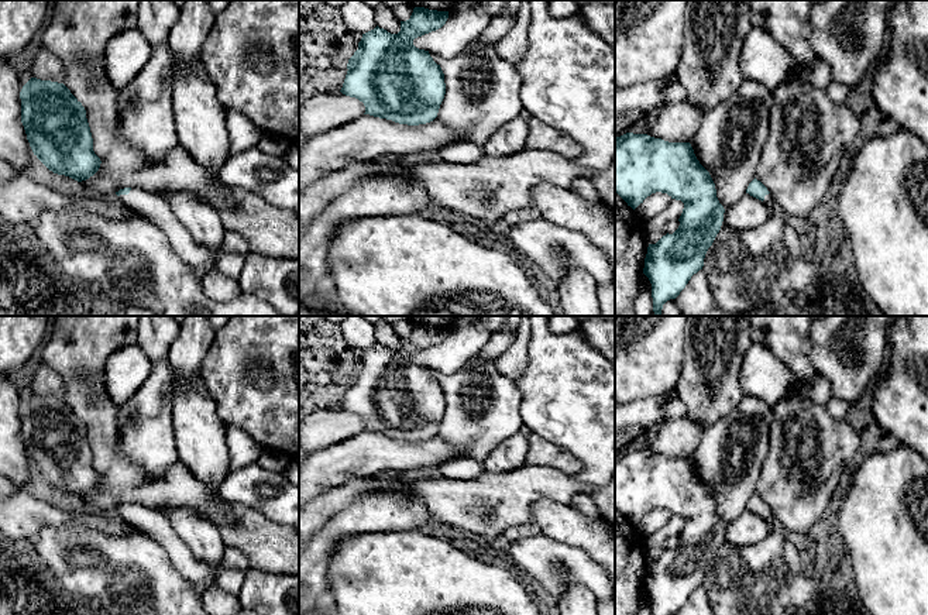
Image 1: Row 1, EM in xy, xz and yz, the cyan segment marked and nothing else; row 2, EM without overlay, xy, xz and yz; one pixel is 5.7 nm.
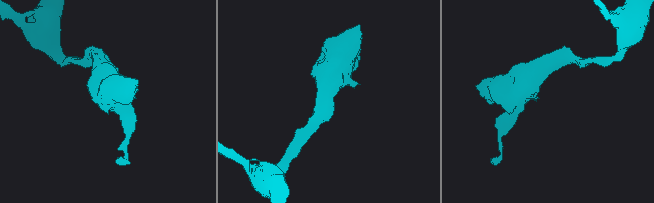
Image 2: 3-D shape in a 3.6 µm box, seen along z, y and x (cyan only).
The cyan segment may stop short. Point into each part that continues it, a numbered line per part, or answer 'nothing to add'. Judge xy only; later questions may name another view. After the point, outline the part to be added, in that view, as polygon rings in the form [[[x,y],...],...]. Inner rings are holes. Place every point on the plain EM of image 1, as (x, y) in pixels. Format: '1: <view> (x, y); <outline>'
1: xy (155, 525); [[[131,504],[128,511],[120,511],[120,518],[140,530],[144,536],[159,543],[172,564],[193,584],[214,583],[217,566],[197,560],[173,530],[169,518],[161,511]]]

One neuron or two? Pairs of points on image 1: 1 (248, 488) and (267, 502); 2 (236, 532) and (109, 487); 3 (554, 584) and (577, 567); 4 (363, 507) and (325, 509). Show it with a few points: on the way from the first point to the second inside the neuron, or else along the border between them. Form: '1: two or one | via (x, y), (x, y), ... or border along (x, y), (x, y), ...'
1: one | via (253, 488), (263, 498)
2: two | border along (222, 501), (233, 519), (217, 526)
3: one | via (560, 579), (571, 573)
4: two | border along (371, 492), (357, 495), (318, 531)

